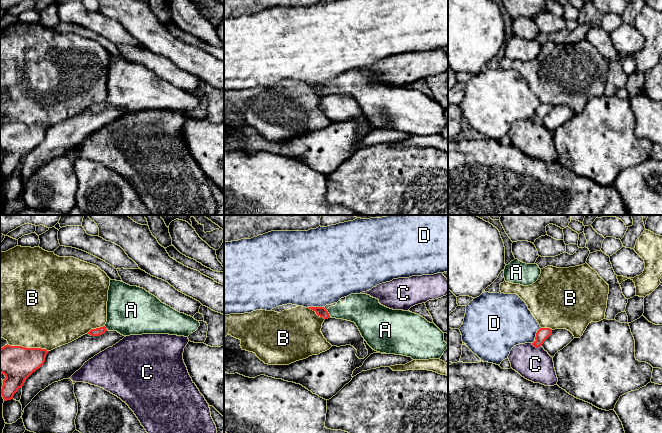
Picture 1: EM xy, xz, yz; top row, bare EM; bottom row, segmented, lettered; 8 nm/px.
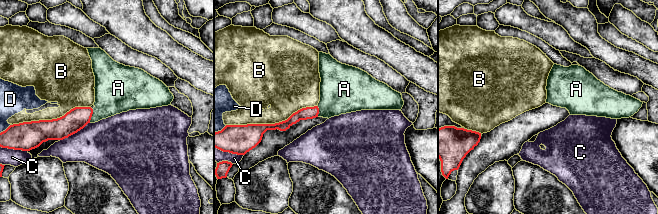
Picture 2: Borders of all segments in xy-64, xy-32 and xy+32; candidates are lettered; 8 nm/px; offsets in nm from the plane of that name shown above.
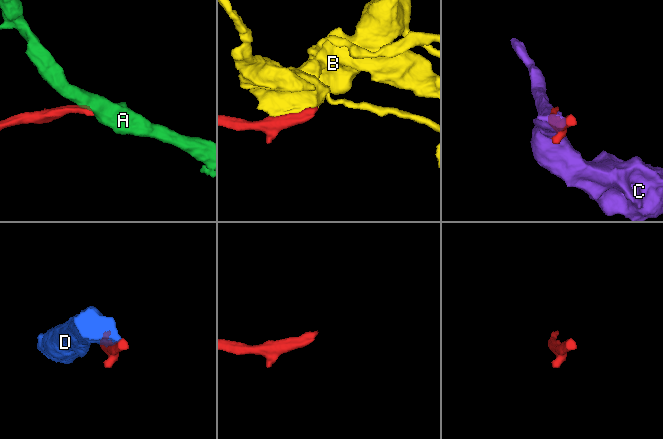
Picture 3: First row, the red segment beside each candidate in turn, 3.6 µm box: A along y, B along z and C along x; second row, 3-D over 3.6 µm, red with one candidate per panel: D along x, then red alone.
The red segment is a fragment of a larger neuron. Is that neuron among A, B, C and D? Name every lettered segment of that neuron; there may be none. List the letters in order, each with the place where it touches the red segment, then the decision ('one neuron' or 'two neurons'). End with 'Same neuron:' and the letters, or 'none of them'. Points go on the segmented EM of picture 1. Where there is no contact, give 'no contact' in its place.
A: contact xz (328, 313); one neuron
B: contact xy (28, 348); two neurons
C: contact yz (536, 347); two neurons
D: contact xz (315, 307); two neurons
Same neuron: A

